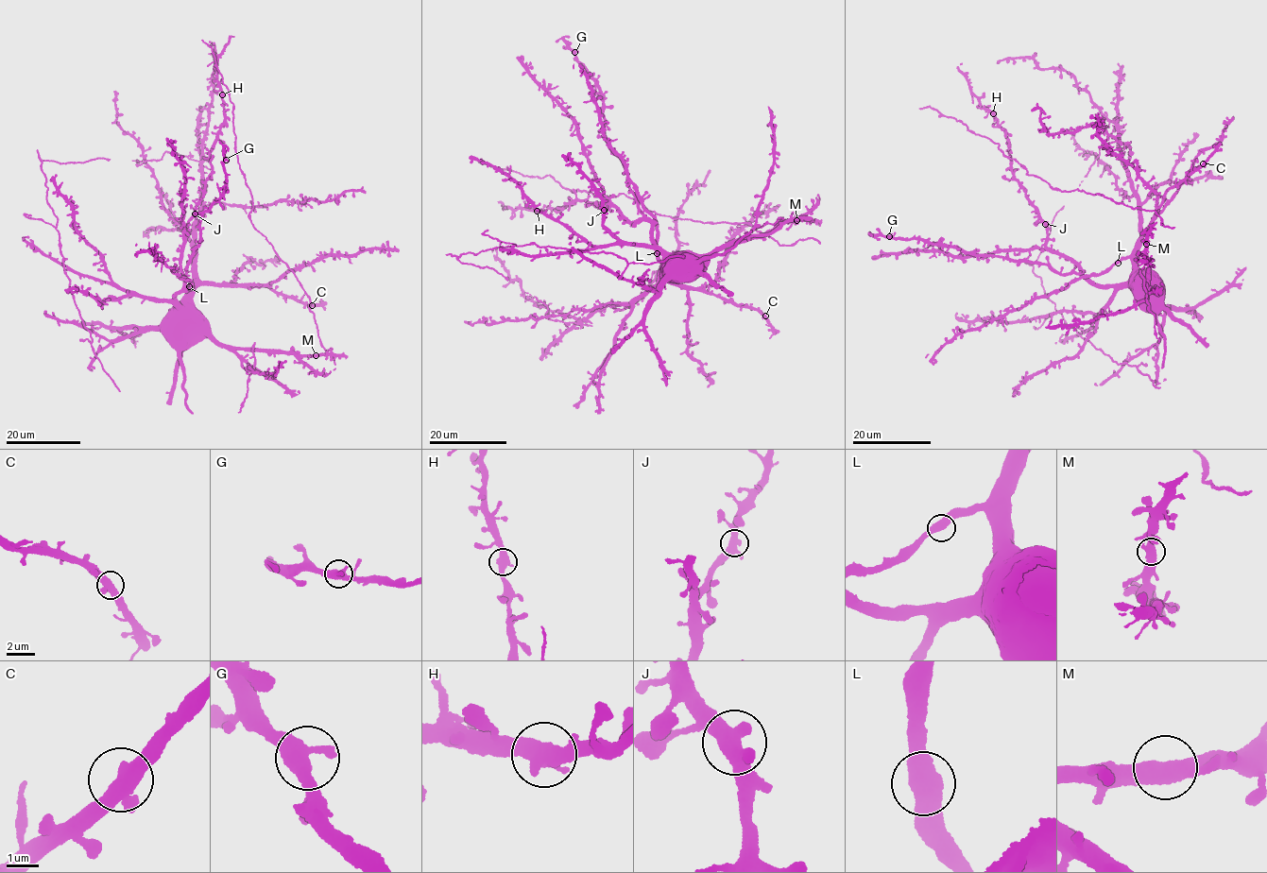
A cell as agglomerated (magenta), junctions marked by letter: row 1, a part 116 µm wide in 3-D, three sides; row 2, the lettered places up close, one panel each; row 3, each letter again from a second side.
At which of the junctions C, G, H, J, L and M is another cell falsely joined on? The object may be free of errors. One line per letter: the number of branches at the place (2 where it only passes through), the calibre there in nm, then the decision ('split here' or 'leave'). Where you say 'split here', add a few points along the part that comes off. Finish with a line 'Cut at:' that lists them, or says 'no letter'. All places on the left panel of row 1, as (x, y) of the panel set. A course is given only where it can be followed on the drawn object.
C: branches 2; calibre 500 nm; leave
G: branches 2; calibre 500 nm; leave
H: branches 2; calibre 500 nm; leave
J: branches 2; calibre 550 nm; leave
L: branches 2; calibre 550 nm; leave
M: branches 2; calibre 550 nm; leave
Cut at: no letter

